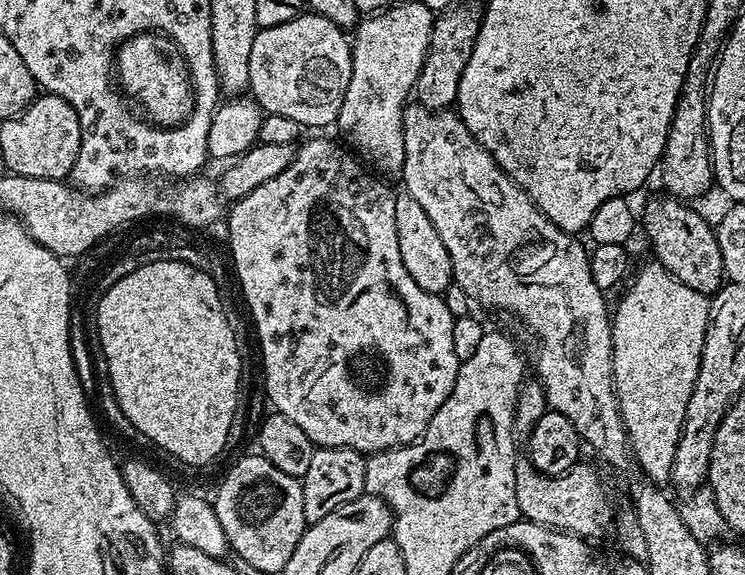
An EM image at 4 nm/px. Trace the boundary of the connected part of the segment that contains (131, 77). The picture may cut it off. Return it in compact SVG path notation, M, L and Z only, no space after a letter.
M143 32L130 37L120 45L114 57L114 72L119 87L143 109L151 123L162 128L174 128L192 115L194 80L184 53L168 36L159 32Z

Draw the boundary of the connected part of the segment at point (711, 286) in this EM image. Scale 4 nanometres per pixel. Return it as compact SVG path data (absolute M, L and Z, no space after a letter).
M660 194L657 200L652 200L645 206L644 216L642 212L642 232L648 235L648 240L652 243L652 252L656 255L653 256L655 263L661 264L669 274L678 278L678 282L690 286L690 290L698 290L698 294L711 298L726 283L722 250L718 246L715 227L711 223L708 225L692 208L695 207L689 206L683 200Z

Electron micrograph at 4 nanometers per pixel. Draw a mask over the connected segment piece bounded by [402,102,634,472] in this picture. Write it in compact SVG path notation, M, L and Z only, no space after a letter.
M412 102L404 110L404 145L406 146L406 158L404 159L404 171L402 173L403 187L426 210L426 218L434 222L434 230L438 230L438 238L442 238L442 246L450 254L452 263L452 279L455 287L461 288L472 300L477 300L480 304L485 304L488 308L497 308L500 312L509 312L512 316L517 316L534 335L540 339L540 349L536 352L536 372L541 386L544 388L544 398L547 407L558 414L566 414L570 422L574 422L574 430L579 434L581 441L588 444L613 468L616 472L624 472L628 467L633 467L634 457L632 455L632 445L628 443L628 431L624 425L624 419L620 413L620 404L616 400L616 384L612 380L612 322L610 319L610 306L606 301L605 293L601 292L598 286L590 278L590 255L589 249L583 248L579 244L577 237L570 232L564 232L556 227L546 214L525 194L507 174L496 164L496 159L487 152L481 144L470 134L470 130L460 119L459 115L452 110L436 111L426 107L419 102Z

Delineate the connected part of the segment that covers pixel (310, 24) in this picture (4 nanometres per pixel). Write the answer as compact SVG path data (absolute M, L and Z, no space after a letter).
M311 10L294 18L294 22L260 28L250 58L249 74L250 92L256 103L265 113L292 118L304 130L335 125L340 119L342 102L346 98L352 74L352 46L349 37L344 36L347 36L345 29Z

